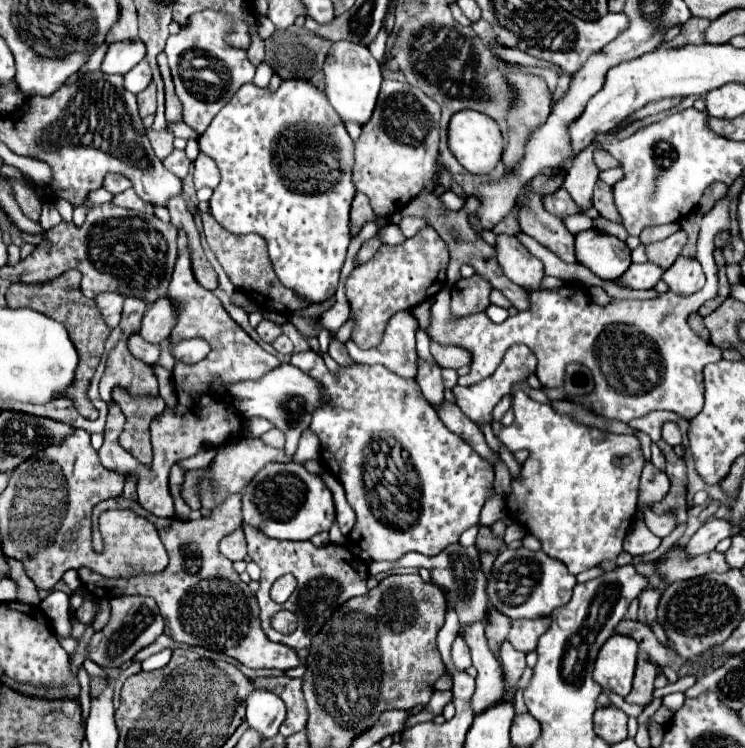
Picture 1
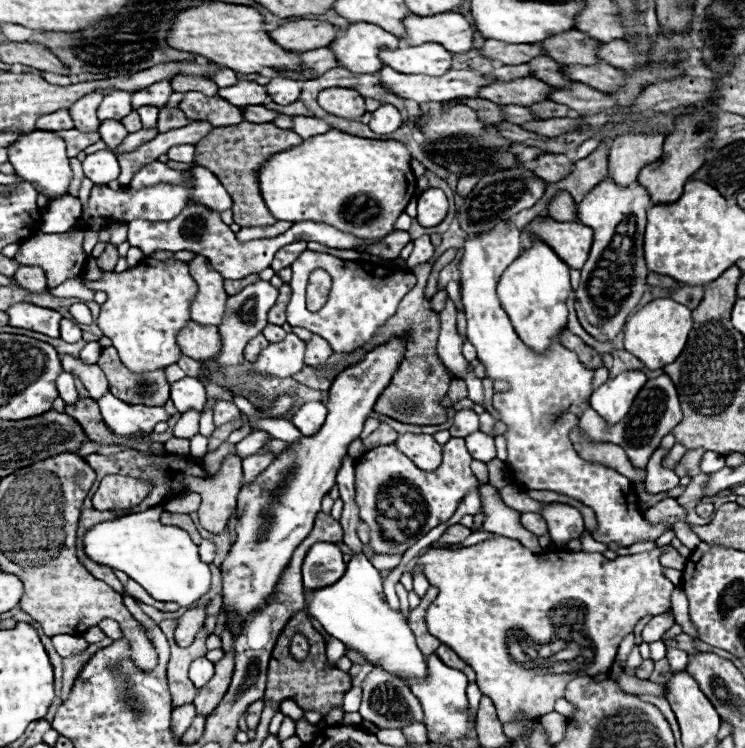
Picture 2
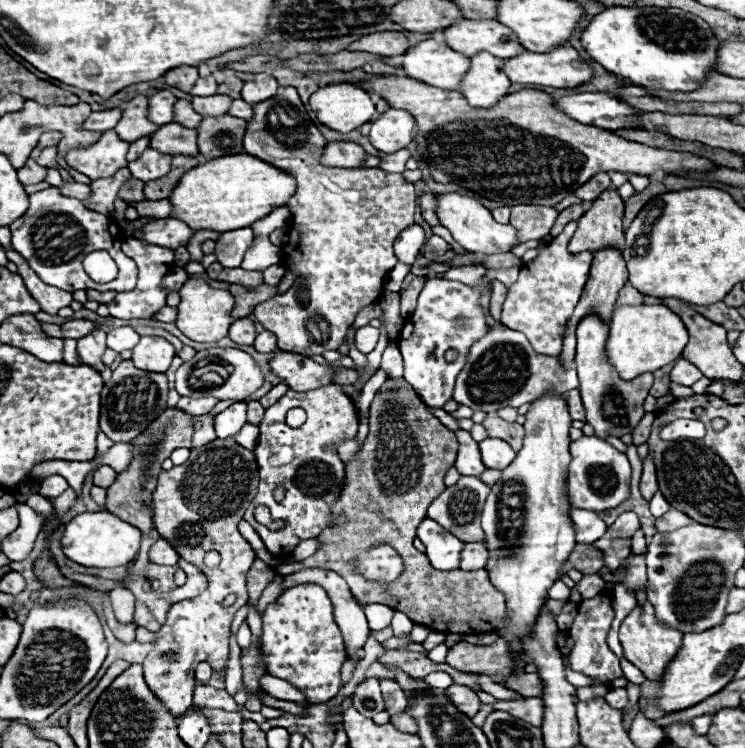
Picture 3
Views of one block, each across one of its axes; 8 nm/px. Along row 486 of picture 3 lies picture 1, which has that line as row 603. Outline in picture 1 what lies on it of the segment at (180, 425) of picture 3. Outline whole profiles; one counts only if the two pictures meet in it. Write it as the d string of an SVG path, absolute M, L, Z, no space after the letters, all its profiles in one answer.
M142 596L112 598L108 624L90 638L90 644L88 644L90 660L96 662L98 666L104 666L104 668L122 666L128 660L132 660L138 650L152 644L162 632L164 632L164 622L162 622L158 606L152 598L142 598Z

